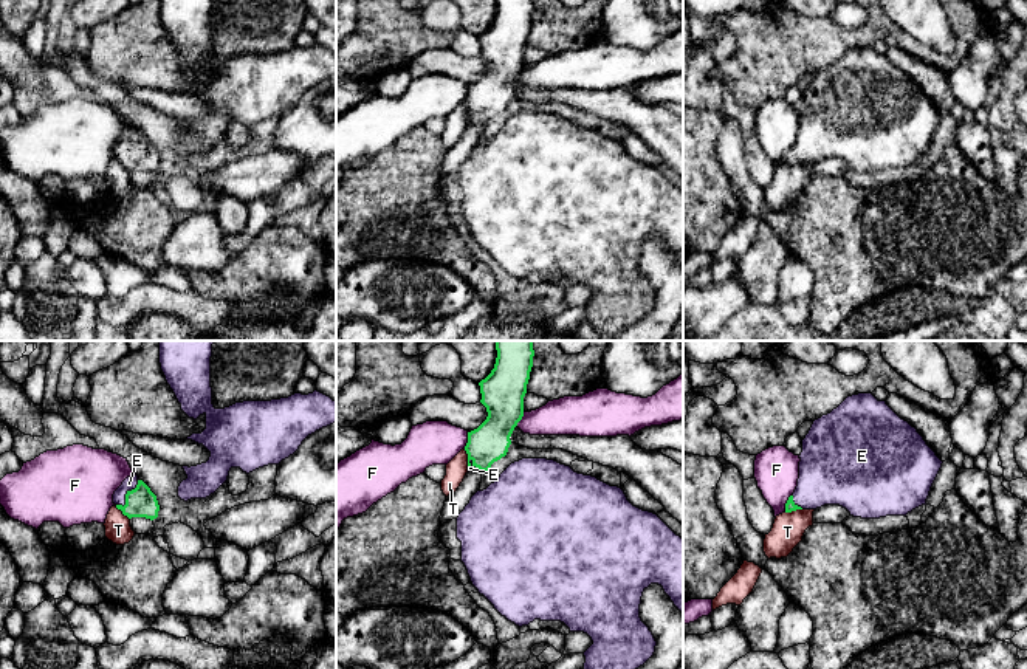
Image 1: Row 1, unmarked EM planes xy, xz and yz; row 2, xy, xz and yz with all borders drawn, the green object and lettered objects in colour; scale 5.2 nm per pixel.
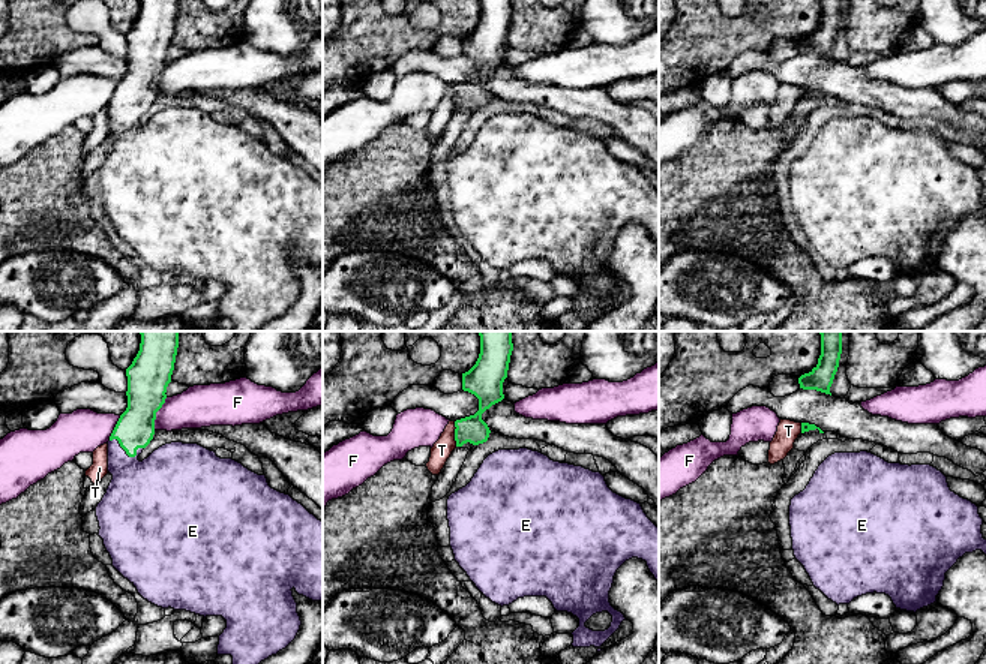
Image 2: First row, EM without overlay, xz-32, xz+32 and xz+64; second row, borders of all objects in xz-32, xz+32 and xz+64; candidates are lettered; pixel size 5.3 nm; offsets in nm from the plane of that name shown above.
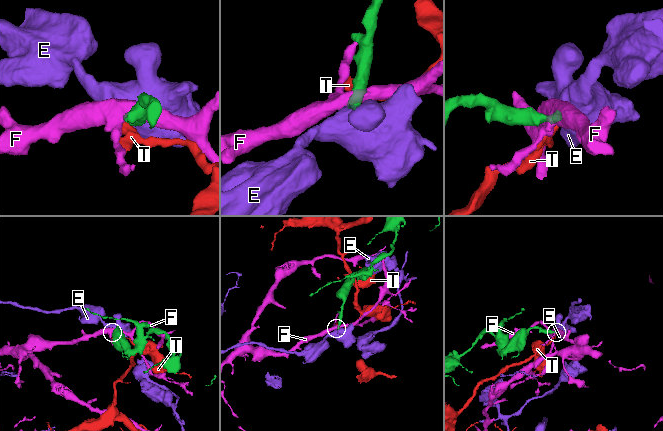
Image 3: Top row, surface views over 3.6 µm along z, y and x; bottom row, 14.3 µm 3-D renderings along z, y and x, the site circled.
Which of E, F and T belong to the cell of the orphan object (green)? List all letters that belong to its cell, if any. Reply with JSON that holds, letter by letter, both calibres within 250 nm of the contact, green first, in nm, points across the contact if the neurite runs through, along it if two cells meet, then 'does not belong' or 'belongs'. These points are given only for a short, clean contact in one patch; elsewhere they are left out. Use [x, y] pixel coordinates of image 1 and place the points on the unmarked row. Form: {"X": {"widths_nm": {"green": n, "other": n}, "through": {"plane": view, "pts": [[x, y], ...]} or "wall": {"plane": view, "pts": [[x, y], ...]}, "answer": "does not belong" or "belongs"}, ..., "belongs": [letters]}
{"E": {"widths_nm": {"green": 160, "other": 70}, "through": {"plane": "xy", "pts": [[141, 155], [126, 149], [129, 137]]}, "answer": "belongs"}, "F": {"widths_nm": {"green": 50, "other": 240}, "wall": {"plane": "yz", "pts": [[792, 147], [784, 164]]}, "answer": "does not belong"}, "T": {"widths_nm": {"green": 160, "other": 140}, "wall": {"plane": "xy", "pts": [[115, 158], [129, 172]]}, "answer": "does not belong"}, "belongs": ["E"]}

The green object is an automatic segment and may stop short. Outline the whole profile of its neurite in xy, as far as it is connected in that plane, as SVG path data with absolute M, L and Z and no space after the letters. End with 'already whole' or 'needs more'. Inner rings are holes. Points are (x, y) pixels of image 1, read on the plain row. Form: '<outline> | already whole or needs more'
M132 125L113 147L113 156L129 172L156 172L160 158L150 141Z | needs more

